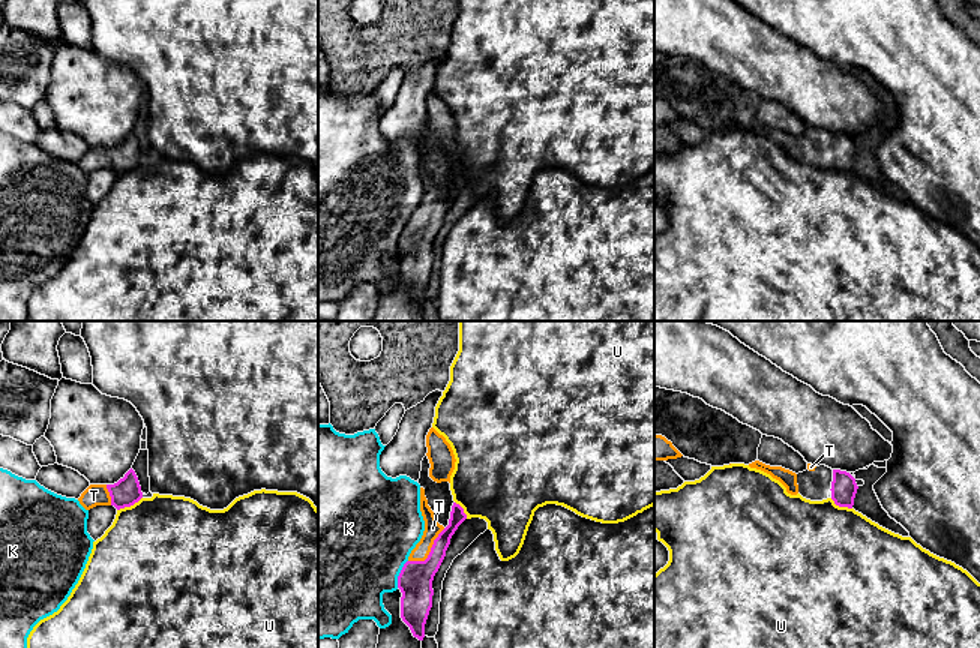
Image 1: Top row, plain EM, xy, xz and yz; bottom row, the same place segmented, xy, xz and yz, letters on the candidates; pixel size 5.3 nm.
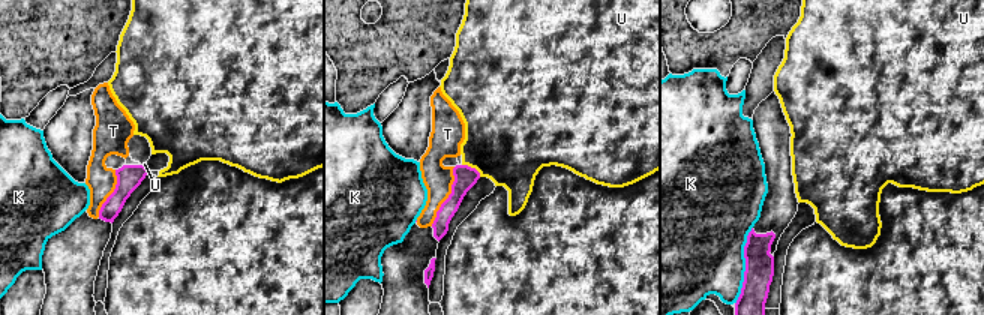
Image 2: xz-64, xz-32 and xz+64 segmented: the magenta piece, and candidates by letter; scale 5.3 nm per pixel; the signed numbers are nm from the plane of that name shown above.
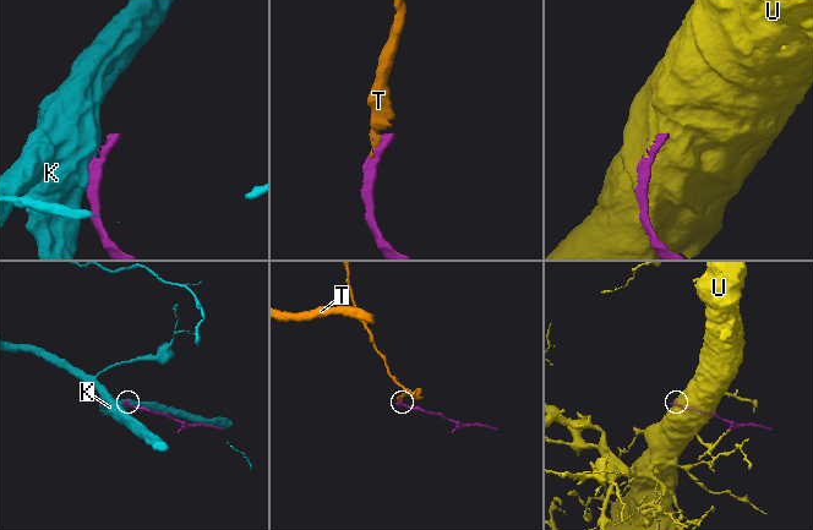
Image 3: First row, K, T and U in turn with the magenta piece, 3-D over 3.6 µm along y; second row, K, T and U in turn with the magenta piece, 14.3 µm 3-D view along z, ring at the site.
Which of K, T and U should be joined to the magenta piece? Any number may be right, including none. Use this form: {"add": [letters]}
{"add": ["T"]}

